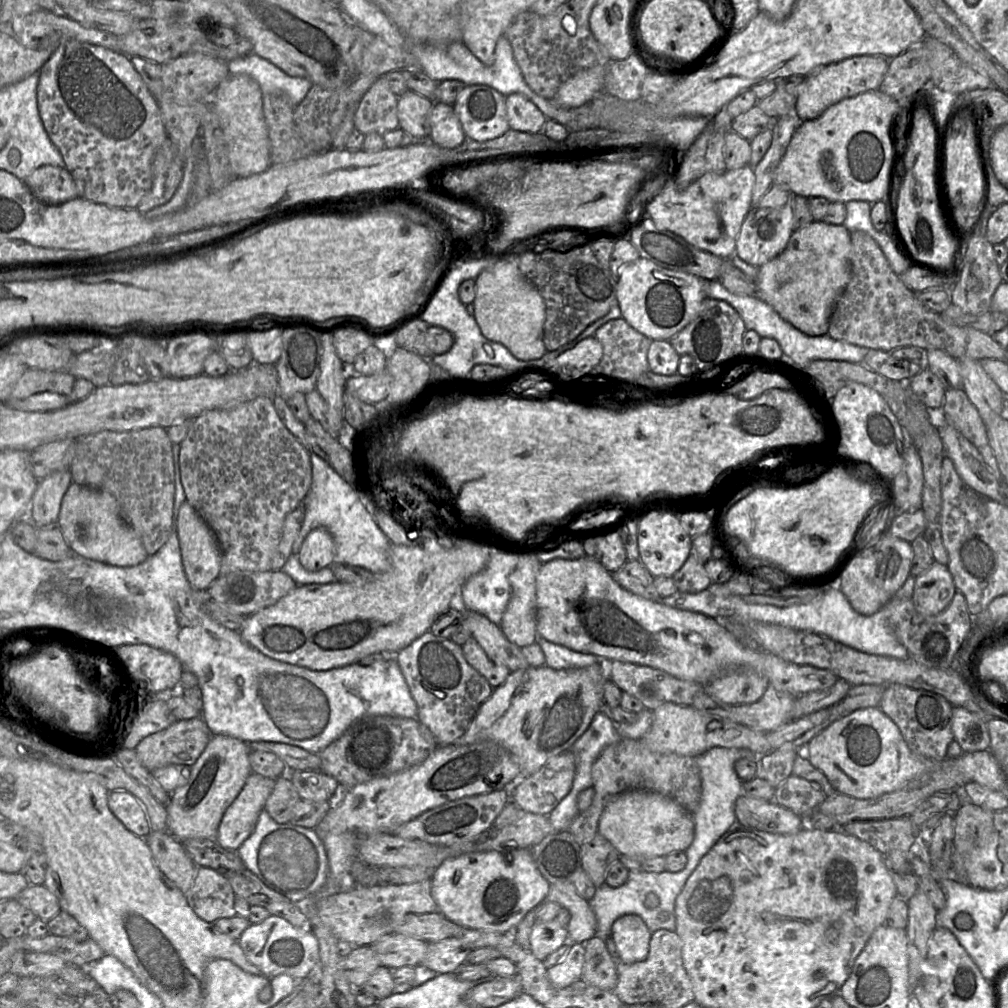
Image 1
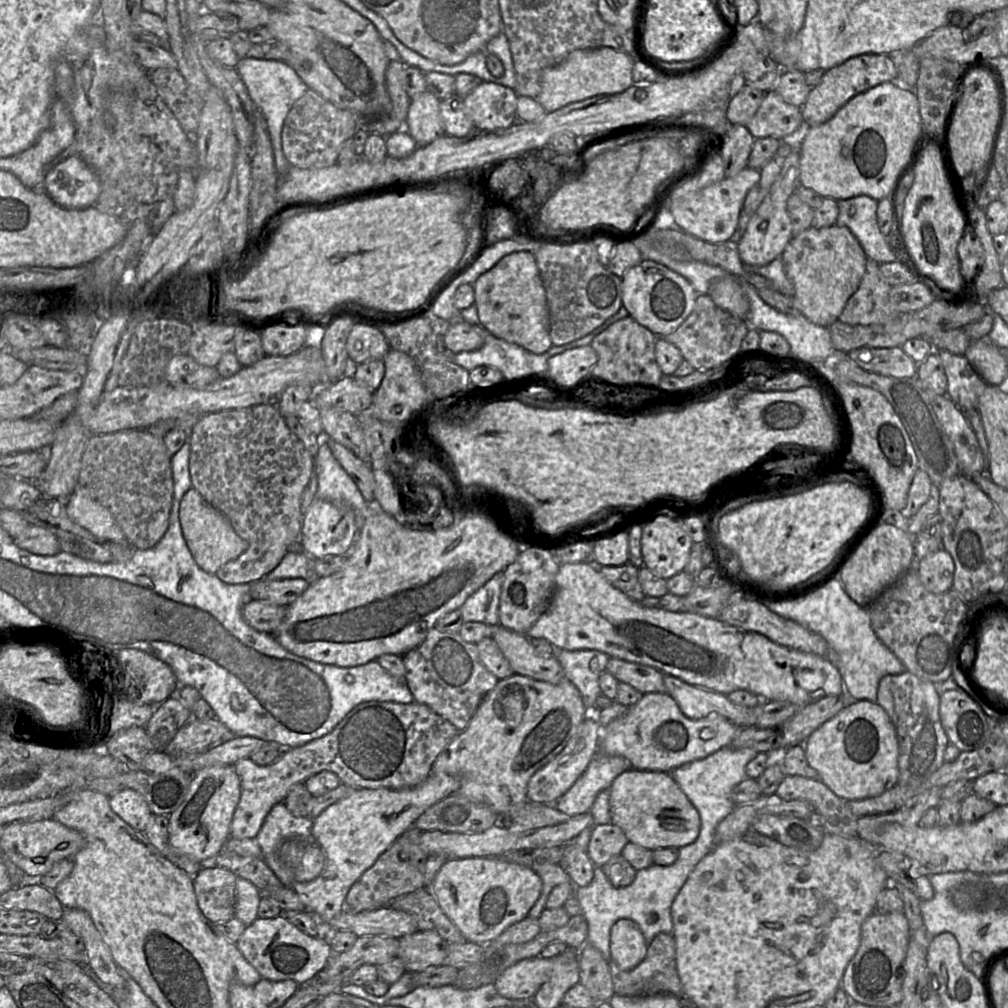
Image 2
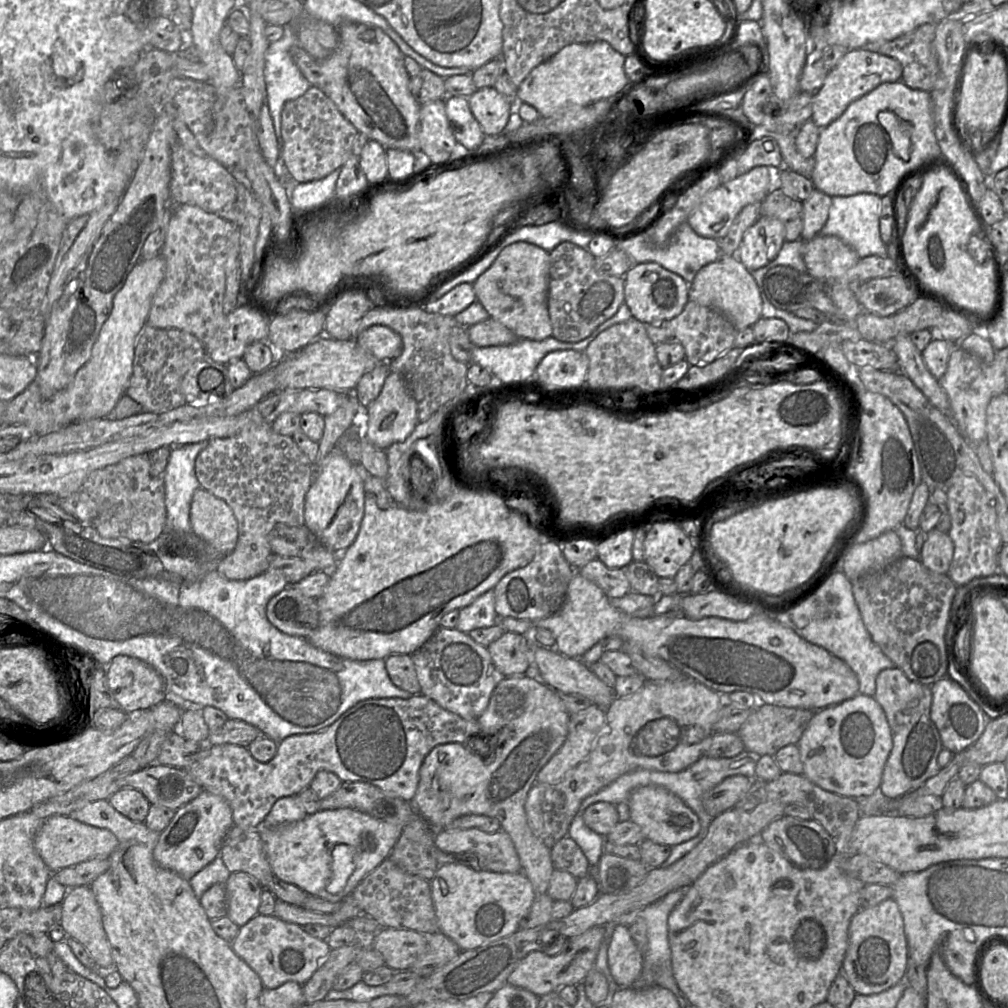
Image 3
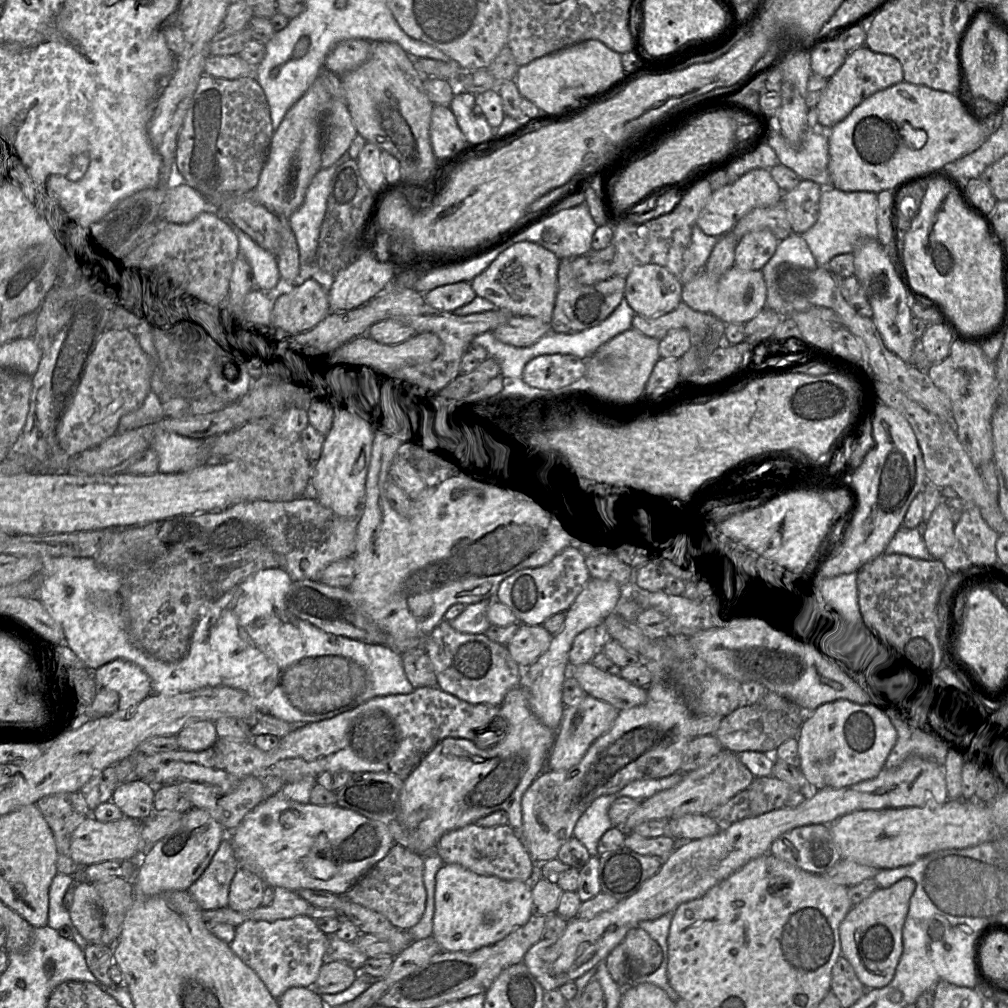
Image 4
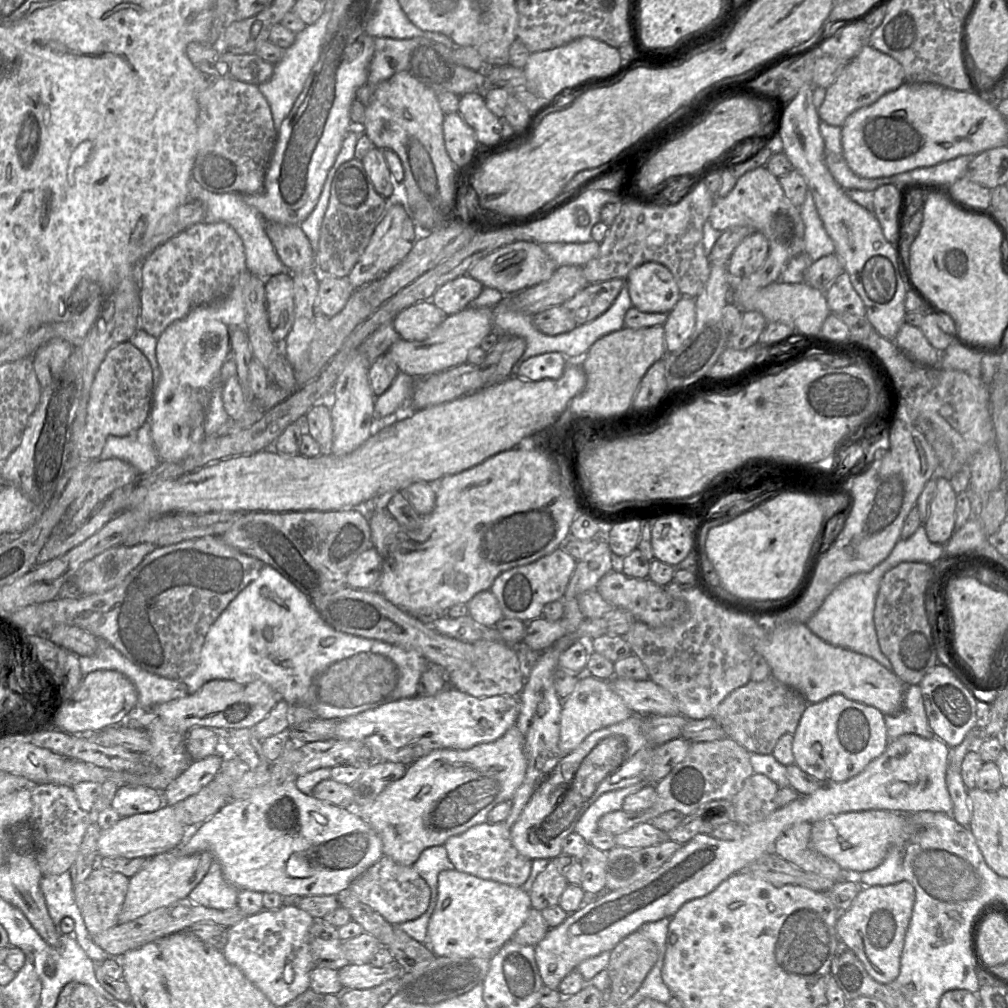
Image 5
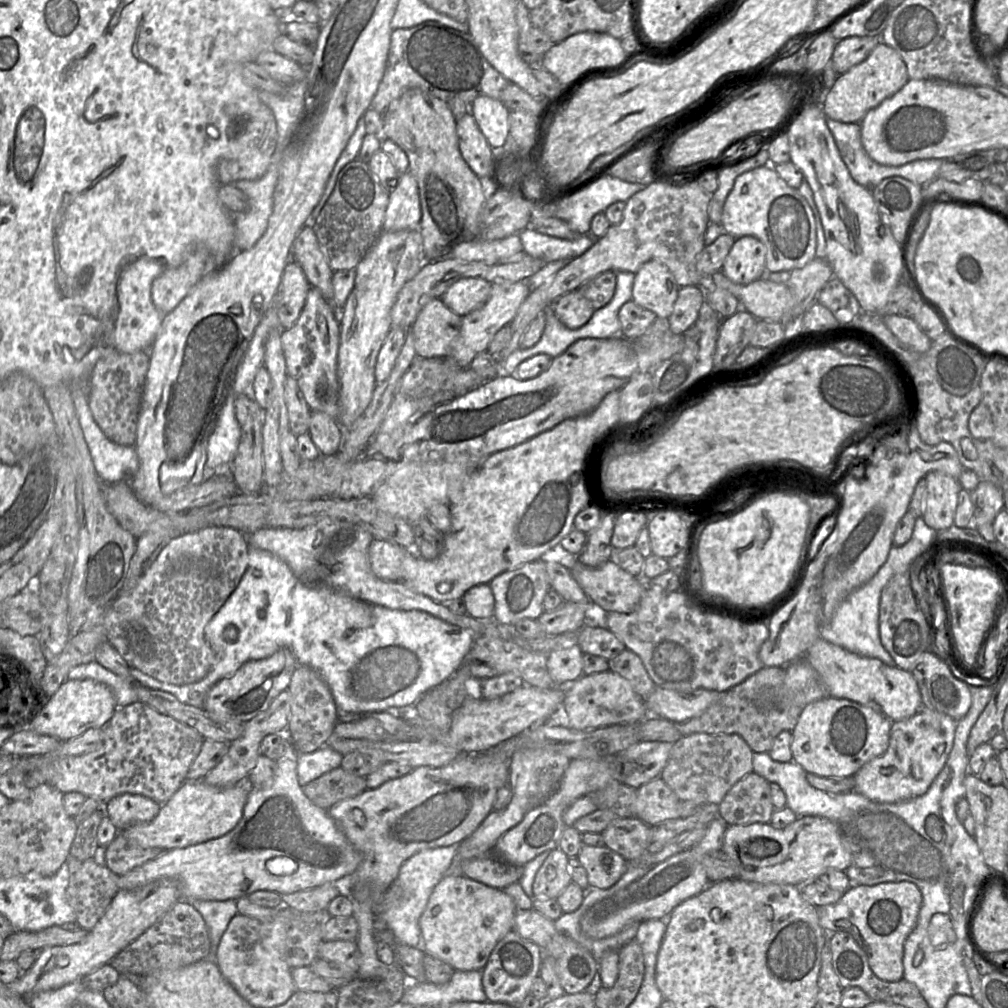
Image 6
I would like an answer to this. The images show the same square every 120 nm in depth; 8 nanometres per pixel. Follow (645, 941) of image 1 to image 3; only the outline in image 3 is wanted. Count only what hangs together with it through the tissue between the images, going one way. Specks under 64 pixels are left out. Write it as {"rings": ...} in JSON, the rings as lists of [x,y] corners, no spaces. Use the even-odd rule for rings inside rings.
{"rings":[[[616,924],[610,930],[607,950],[608,966],[619,988],[631,987],[643,968],[643,955],[628,926]]]}

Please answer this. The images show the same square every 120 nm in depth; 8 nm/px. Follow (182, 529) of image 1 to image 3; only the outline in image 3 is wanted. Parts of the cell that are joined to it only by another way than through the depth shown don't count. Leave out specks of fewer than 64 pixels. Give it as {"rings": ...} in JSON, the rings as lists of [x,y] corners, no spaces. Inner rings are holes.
{"rings":[[[203,487],[193,494],[190,524],[192,531],[218,553],[218,558],[230,554],[237,545],[238,524],[232,509]]]}

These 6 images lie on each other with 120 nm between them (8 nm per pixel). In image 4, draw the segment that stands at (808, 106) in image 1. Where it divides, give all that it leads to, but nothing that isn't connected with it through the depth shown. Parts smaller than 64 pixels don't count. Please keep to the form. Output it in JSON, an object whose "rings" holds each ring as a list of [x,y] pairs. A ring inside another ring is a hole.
{"rings":[[[865,45],[849,52],[840,69],[828,79],[816,105],[819,129],[829,130],[846,118],[867,97],[903,81],[901,63],[895,57],[871,51]]]}

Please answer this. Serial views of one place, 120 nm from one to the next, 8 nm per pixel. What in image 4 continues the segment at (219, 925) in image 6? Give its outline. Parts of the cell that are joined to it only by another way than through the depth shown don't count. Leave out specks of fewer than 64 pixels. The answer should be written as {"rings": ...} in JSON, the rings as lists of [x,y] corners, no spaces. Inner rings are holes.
{"rings":[[[227,835],[208,867],[187,891],[202,910],[227,907],[230,884],[238,869],[230,837]]]}

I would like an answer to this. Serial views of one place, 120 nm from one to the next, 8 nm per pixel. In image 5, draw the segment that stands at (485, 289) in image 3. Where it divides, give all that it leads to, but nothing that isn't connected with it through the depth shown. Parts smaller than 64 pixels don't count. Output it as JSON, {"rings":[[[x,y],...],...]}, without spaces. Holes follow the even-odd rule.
{"rings":[[[518,241],[503,246],[478,260],[470,267],[467,275],[479,281],[485,288],[493,288],[505,296],[513,296],[548,280],[557,267],[540,244]]]}

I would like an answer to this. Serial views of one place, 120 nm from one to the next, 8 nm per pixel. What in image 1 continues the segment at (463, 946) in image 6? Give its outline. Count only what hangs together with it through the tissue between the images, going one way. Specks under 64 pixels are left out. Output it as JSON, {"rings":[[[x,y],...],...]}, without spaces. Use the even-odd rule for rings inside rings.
{"rings":[[[529,848],[471,852],[446,859],[431,878],[431,895],[439,912],[457,925],[485,932],[513,931],[526,914],[537,908],[550,883],[536,867]]]}

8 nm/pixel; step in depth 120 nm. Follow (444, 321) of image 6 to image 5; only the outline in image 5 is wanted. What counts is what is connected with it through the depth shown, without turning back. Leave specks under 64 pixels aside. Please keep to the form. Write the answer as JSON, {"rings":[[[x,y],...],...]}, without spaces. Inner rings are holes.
{"rings":[[[430,300],[410,306],[393,319],[394,328],[400,339],[422,341],[444,321],[447,315]]]}

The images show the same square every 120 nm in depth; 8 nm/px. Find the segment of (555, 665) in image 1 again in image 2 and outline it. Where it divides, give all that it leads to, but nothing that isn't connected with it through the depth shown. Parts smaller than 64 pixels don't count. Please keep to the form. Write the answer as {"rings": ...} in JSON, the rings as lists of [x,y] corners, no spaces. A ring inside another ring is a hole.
{"rings":[[[555,649],[554,655],[563,668],[565,678],[579,690],[589,714],[598,712],[595,700],[601,694],[599,676],[606,670],[610,656],[598,650]]]}

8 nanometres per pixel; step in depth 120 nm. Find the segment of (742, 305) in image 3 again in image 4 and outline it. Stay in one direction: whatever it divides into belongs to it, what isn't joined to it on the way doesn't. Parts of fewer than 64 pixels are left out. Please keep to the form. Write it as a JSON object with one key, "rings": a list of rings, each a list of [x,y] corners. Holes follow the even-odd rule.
{"rings":[[[736,266],[722,276],[710,276],[703,270],[683,285],[682,302],[692,310],[711,314],[725,324],[746,324],[766,307],[767,287],[761,270],[742,270]]]}

